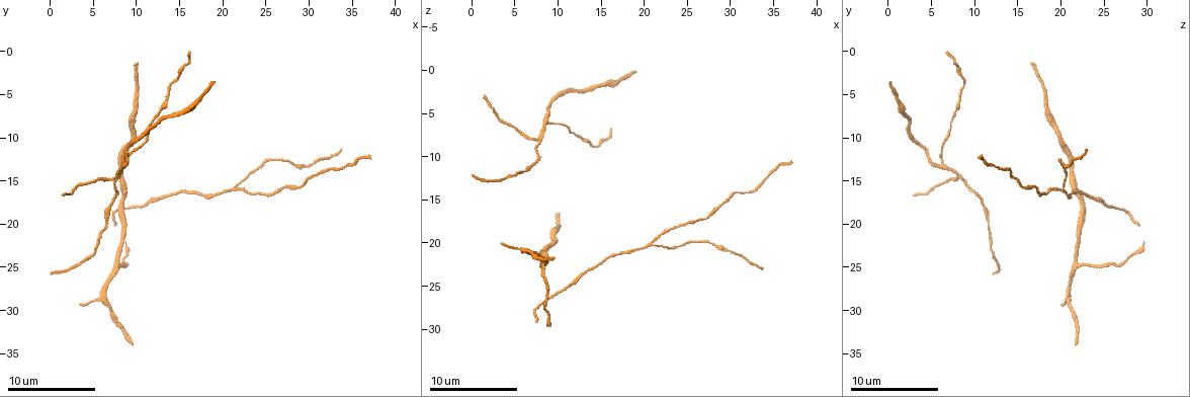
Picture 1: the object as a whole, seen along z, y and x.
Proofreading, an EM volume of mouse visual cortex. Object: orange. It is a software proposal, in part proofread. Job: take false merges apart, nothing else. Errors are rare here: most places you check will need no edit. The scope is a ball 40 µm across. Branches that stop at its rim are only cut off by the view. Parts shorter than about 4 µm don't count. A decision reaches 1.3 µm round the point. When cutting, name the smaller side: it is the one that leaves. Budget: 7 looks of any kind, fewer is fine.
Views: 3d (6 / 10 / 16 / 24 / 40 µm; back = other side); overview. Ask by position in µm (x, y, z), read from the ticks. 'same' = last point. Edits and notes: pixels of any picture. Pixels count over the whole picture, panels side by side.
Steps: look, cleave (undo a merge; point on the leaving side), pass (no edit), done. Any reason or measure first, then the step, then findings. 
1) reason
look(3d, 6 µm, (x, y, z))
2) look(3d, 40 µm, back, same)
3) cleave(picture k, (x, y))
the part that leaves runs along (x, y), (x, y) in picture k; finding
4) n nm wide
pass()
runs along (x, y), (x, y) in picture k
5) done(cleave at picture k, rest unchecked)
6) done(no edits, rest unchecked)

calibre changes
look(3d, 6 µm, (6.8, 19.6, 11.4))

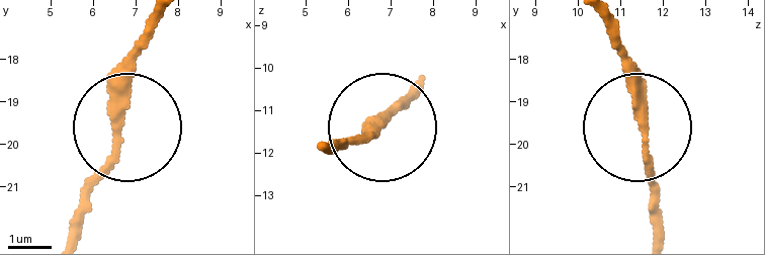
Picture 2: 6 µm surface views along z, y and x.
pass()
all the same neuron

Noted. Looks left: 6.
three-way junction
look(3d, 10 µm, (7.4, 14.4, 8.0))

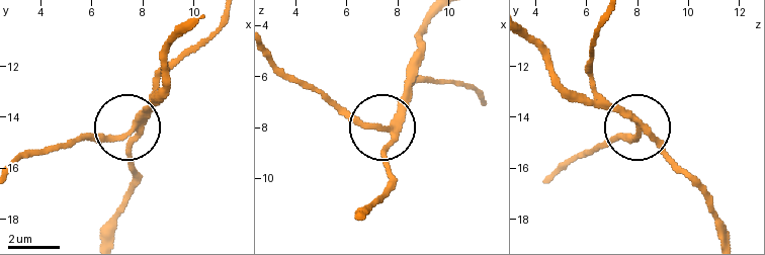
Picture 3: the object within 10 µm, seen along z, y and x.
look(3d, 6 µm, (7.6, 14.4, 8.1))

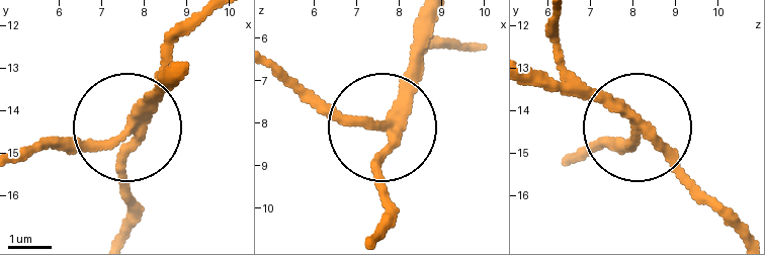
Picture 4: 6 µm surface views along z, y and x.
3 arms
pass()
all the same neuron

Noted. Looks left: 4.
two arms in line, one across
look(3d, 10 µm, (20.6, 16.0, 20.0))

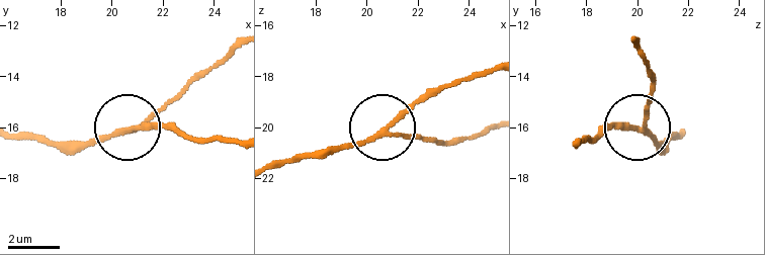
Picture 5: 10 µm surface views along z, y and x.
look(3d, 10 µm, back, (20.8, 16.1, 20.1))

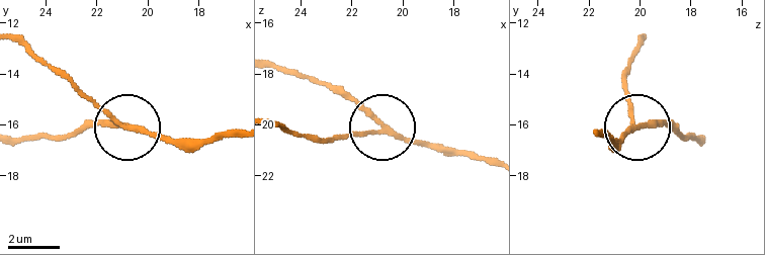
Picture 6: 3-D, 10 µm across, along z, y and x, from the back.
side arm 17 µm
pass()
all the same neuron

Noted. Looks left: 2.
three arms meet
look(3d, 6 µm, (7.6, 24.0, 21.6))

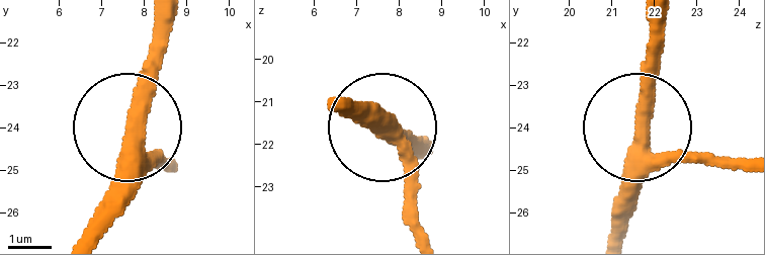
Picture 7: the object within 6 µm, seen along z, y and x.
pass()
runs along (678, 157), (660, 153), (642, 124), (650, 26) in picture 7; continuous, no second neuron

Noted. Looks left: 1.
done(no edits, rest unchecked)

